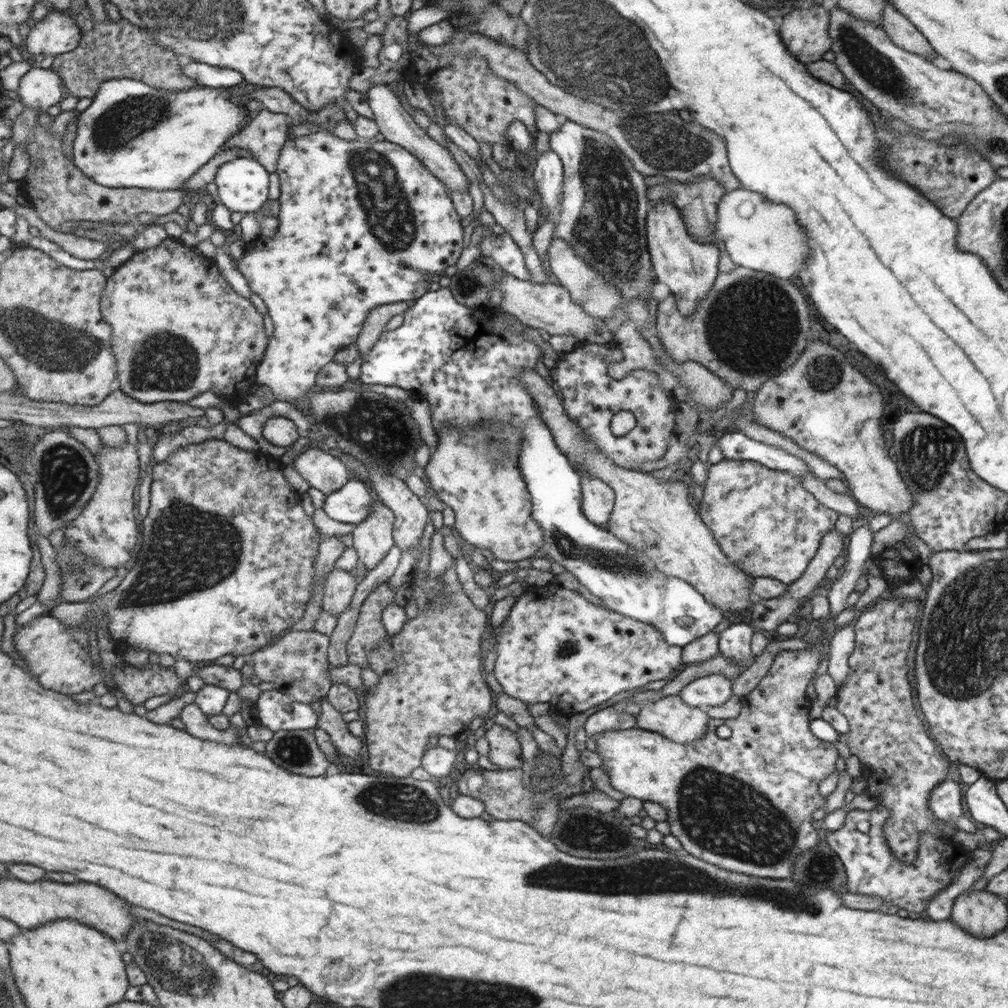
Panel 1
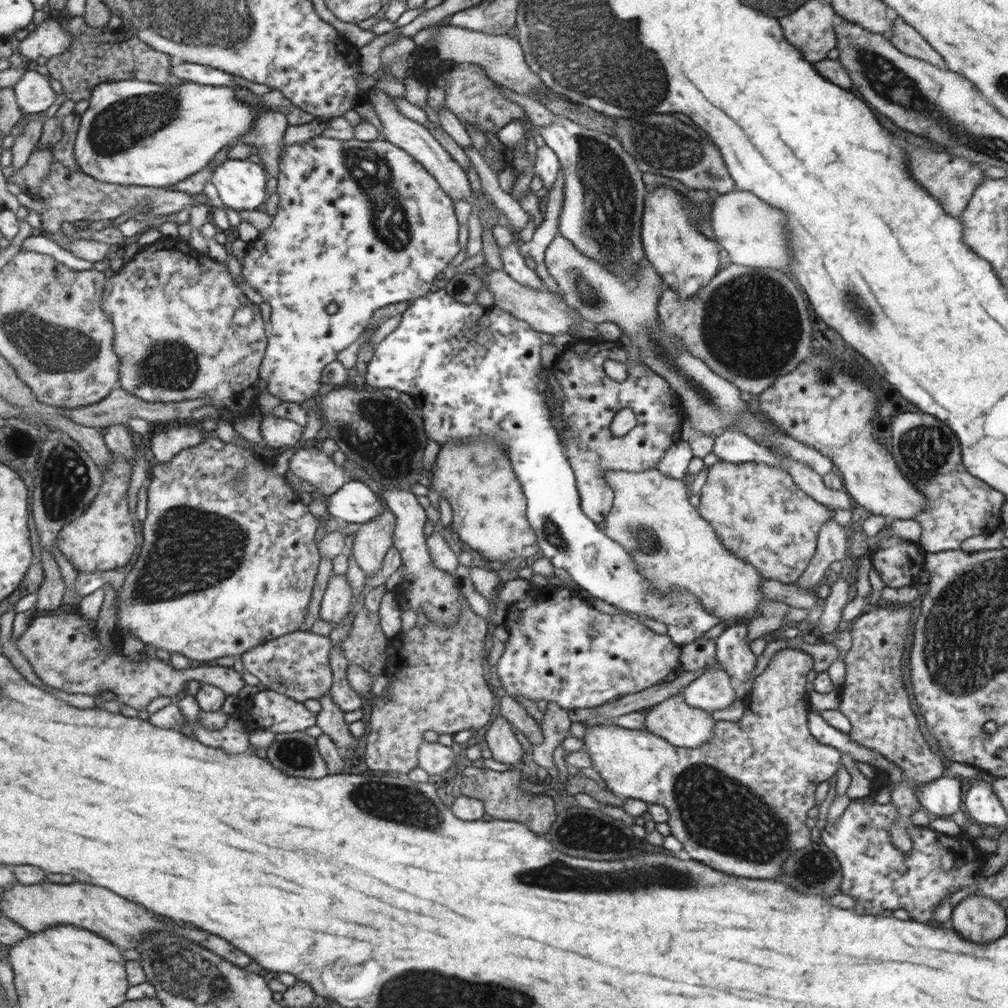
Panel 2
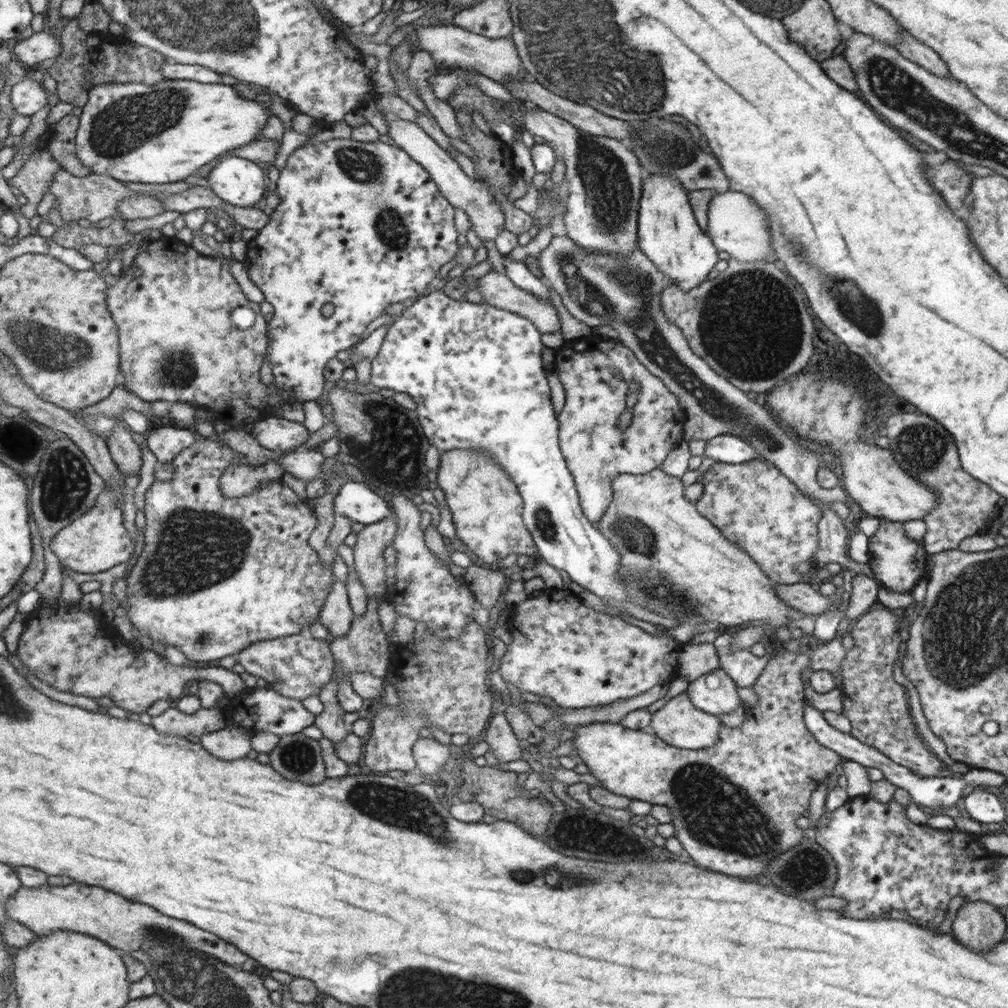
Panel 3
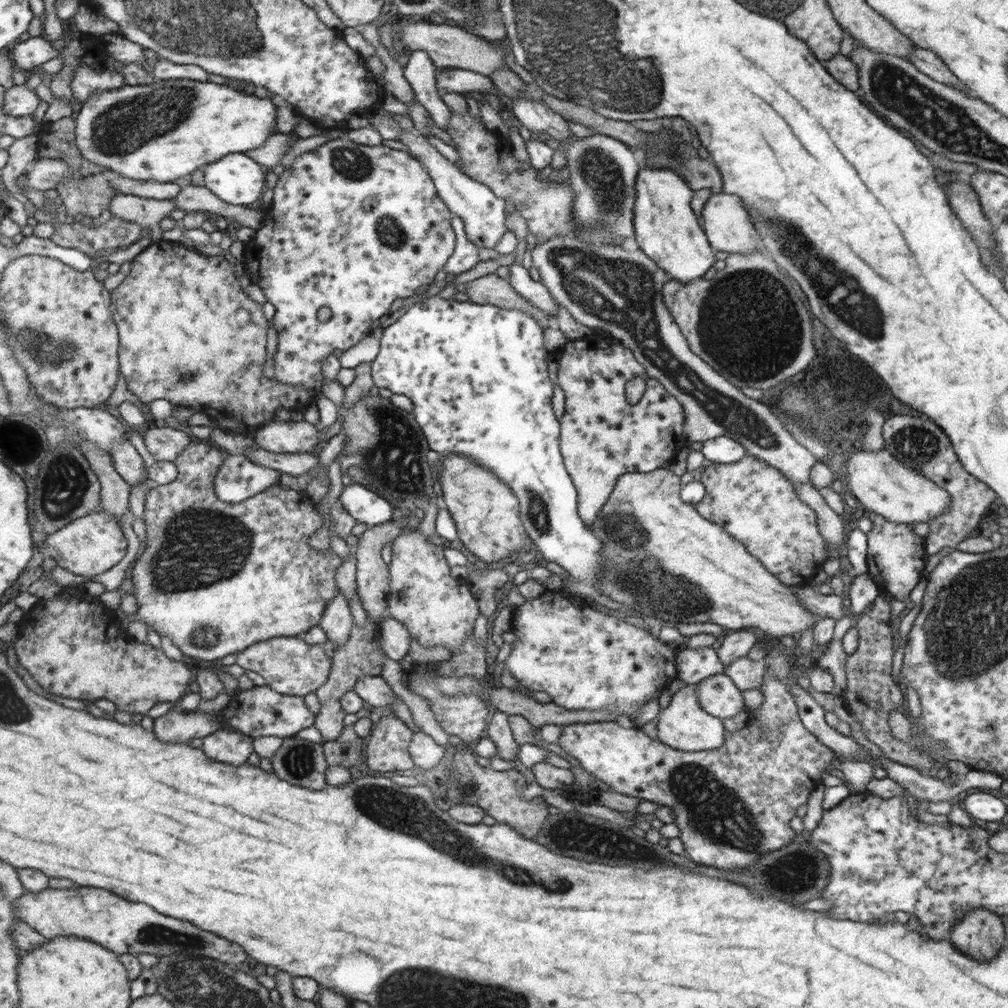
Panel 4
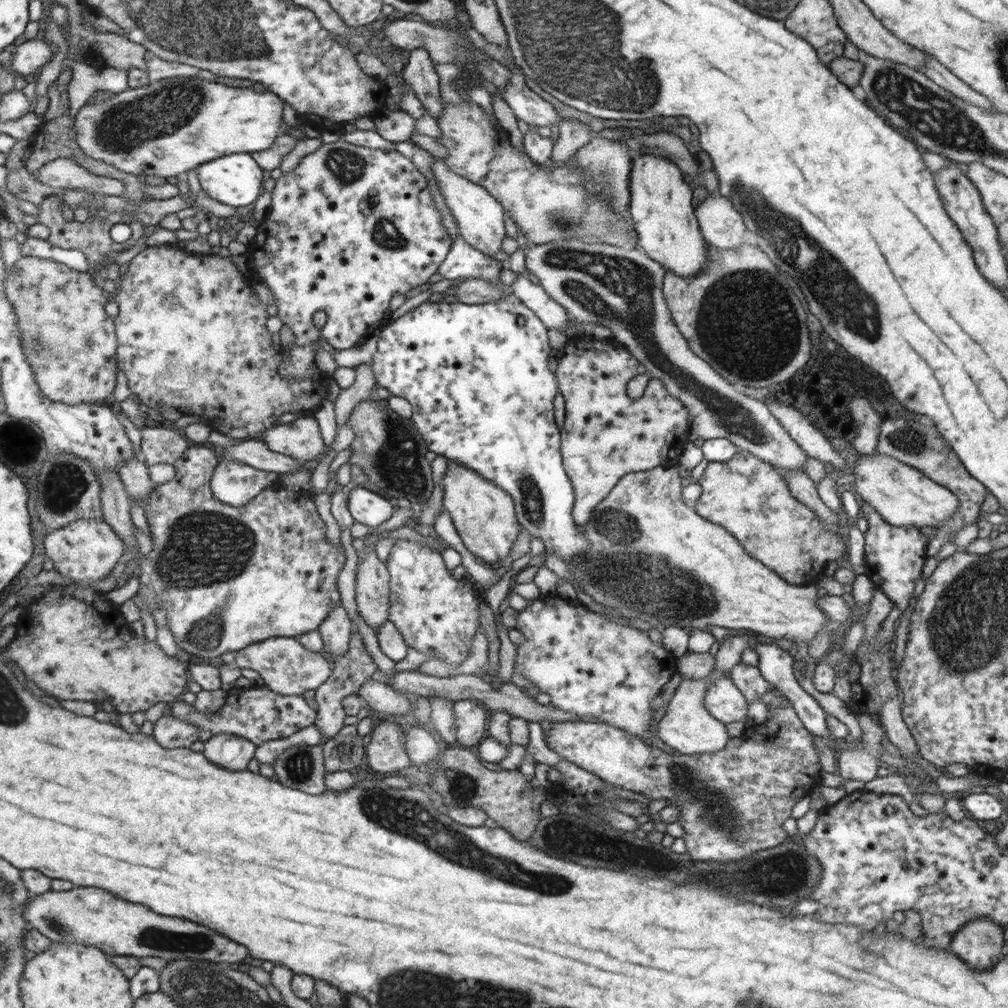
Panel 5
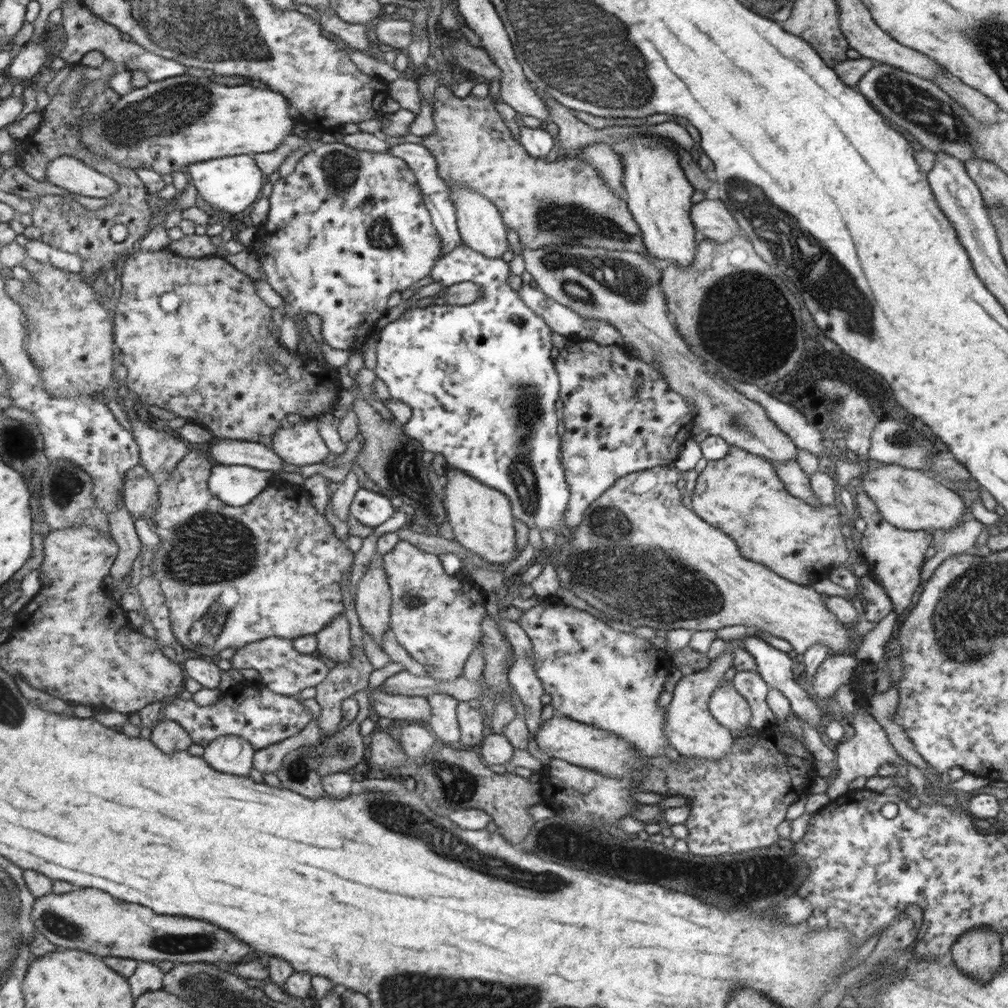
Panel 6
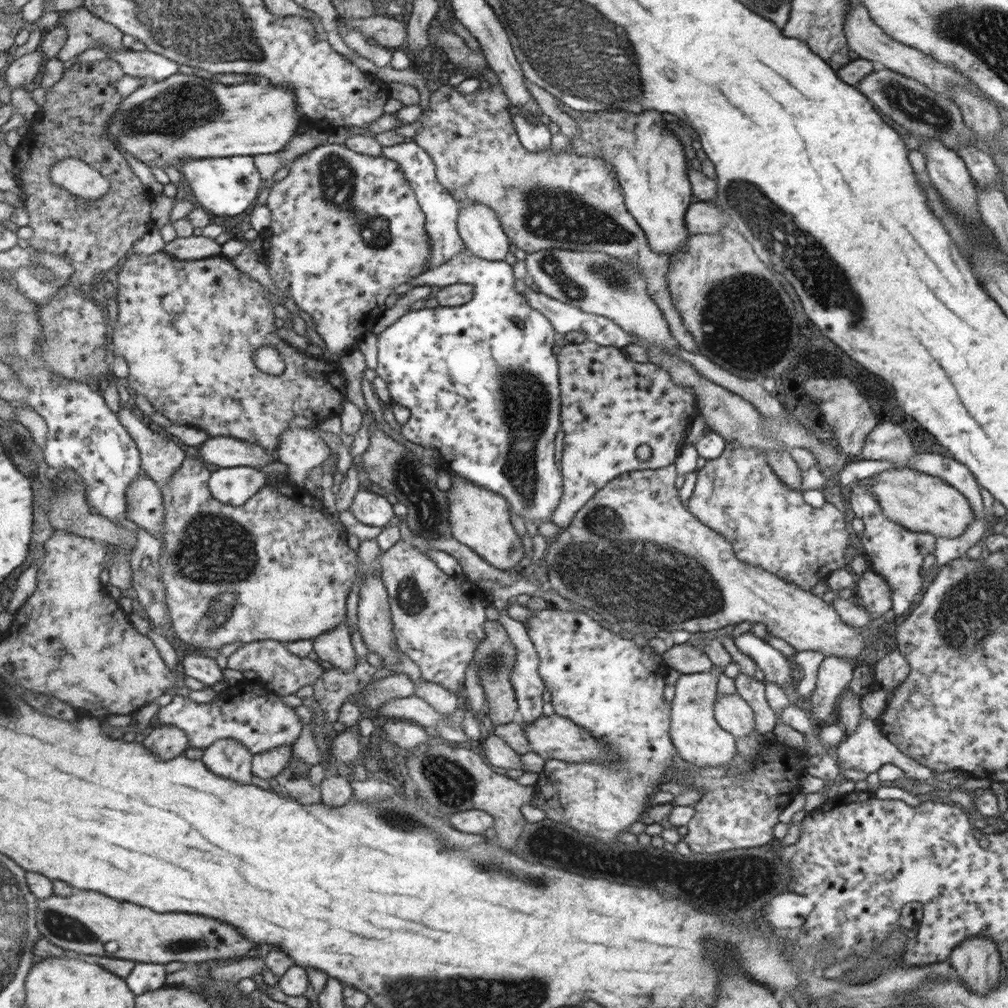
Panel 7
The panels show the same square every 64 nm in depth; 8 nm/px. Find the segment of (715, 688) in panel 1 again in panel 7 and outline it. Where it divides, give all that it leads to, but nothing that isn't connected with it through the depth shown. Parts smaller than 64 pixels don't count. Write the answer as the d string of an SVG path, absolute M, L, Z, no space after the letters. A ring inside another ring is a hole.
M739 695L716 697L714 716L717 724L734 739L743 739L755 731L754 712Z

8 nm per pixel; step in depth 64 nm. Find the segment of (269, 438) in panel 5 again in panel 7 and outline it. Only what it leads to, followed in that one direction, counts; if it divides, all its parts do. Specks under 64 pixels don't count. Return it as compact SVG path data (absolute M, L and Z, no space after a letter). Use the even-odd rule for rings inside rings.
M292 426L282 435L279 461L289 468L286 473L299 487L305 486L309 472L331 456L330 444L316 429Z

